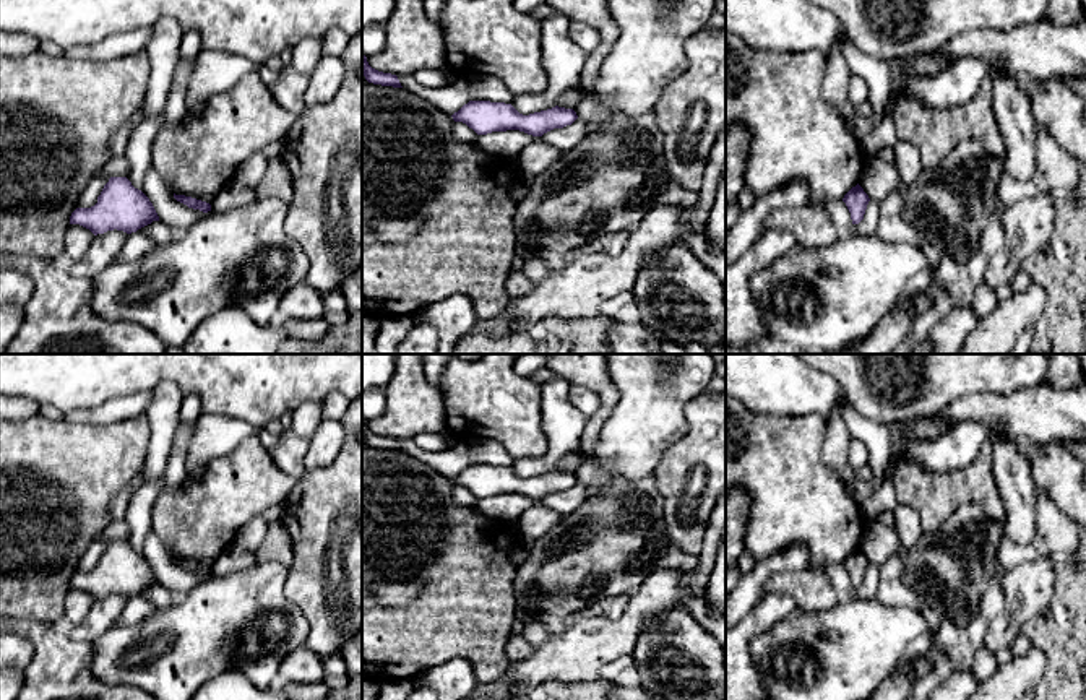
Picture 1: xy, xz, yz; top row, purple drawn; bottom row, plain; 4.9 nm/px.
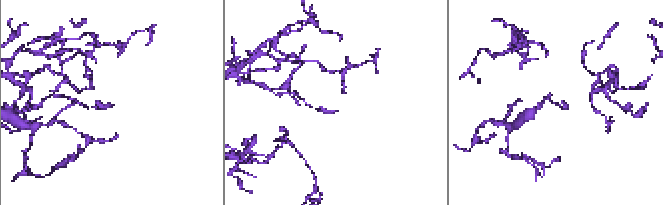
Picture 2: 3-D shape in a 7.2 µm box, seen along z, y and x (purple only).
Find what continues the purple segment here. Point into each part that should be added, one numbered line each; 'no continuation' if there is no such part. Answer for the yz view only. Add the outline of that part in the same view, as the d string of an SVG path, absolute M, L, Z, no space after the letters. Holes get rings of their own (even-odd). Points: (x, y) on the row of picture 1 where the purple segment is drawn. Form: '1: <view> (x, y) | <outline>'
no continuation

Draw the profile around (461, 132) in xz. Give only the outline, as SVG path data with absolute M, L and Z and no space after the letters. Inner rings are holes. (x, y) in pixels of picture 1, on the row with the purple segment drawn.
M453 122L453 140L455 141L466 141L466 143L474 143L477 140L477 133L469 128L463 122Z

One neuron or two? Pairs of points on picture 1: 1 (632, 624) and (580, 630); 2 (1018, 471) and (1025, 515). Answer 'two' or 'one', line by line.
1: one
2: one

